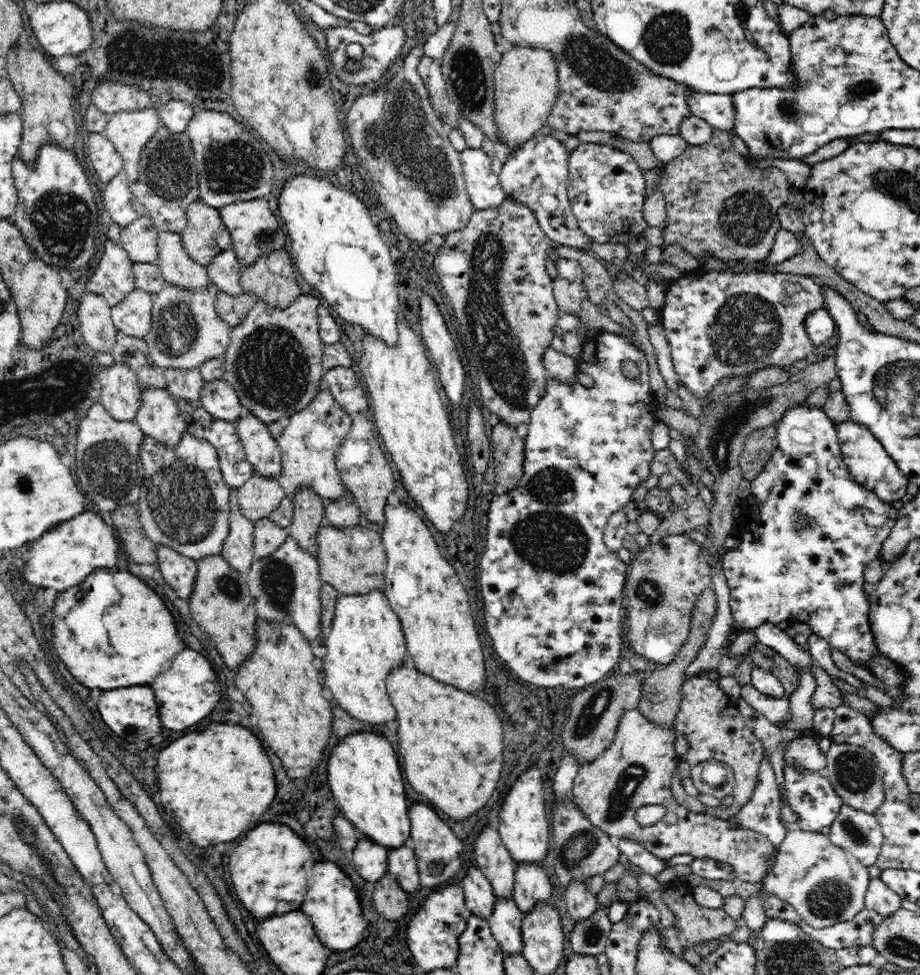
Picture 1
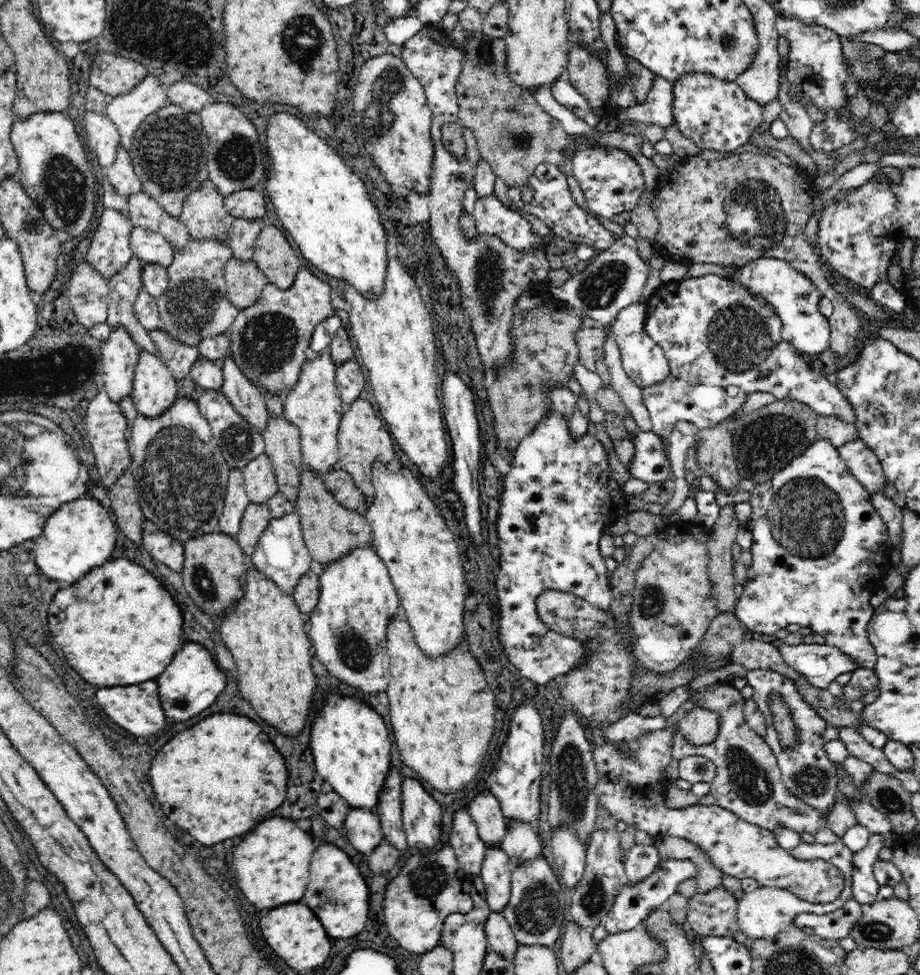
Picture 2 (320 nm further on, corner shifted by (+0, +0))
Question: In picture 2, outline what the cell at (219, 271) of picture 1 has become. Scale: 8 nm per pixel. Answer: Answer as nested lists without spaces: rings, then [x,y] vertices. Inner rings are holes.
[[[236,217],[233,219],[227,241],[234,258],[242,261],[250,261],[253,258],[256,239],[267,224],[269,222],[266,218],[244,219]]]

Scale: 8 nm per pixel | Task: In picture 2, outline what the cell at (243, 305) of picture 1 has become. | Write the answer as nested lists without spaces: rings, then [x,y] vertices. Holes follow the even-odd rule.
[[[234,256],[225,264],[224,280],[227,297],[238,310],[253,305],[269,283],[254,260],[242,261]]]

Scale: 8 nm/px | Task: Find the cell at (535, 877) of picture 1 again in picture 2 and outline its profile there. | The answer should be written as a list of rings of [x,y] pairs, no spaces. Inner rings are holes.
[[[510,819],[501,840],[501,848],[508,855],[512,867],[547,854],[540,841],[536,826],[516,819]]]

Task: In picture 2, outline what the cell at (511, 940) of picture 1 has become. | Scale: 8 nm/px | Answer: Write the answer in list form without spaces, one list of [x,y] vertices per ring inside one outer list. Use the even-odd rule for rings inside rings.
[[[487,847],[481,866],[486,900],[491,911],[501,913],[511,895],[512,866],[508,855],[501,847]]]

